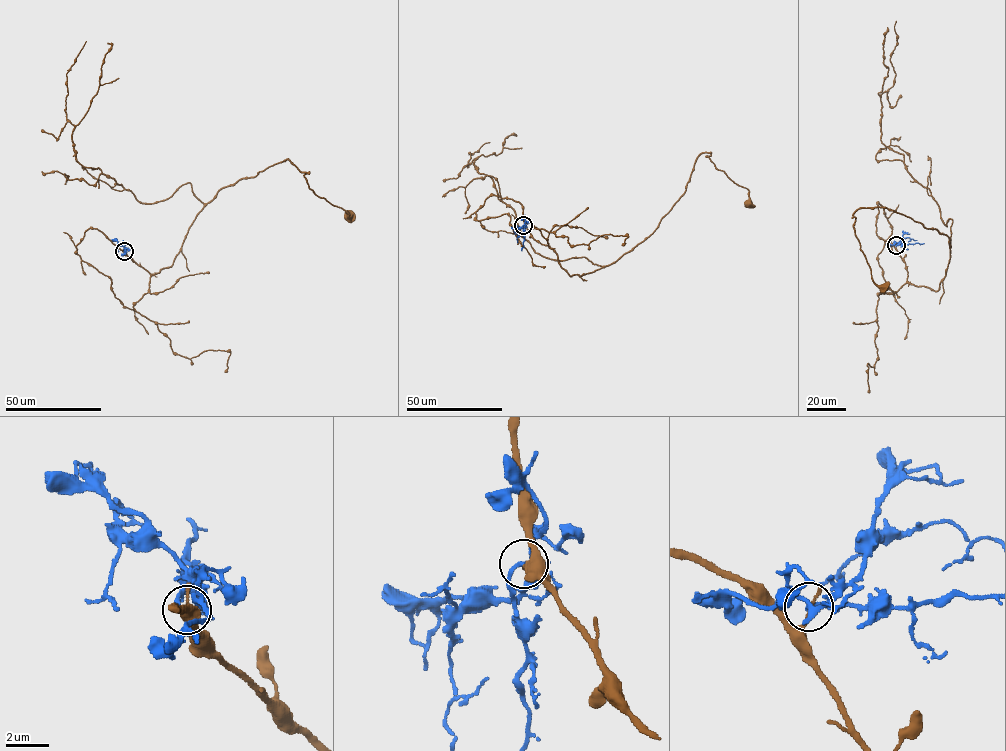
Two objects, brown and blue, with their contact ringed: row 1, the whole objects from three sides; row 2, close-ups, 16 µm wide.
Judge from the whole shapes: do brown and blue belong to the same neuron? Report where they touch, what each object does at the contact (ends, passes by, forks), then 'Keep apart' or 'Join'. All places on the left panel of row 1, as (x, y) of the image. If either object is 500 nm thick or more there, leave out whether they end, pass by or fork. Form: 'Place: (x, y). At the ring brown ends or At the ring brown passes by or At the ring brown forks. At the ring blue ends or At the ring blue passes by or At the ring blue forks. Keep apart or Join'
Place: (124, 251). At the ring brown ends. At the ring blue forks. Keep apart

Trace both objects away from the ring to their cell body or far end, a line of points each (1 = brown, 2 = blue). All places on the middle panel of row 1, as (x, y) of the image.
1: (524, 225), (569, 275), (581, 276), (648, 237), (684, 192), (703, 153), (747, 188), (749, 203)
2: (524, 225), (521, 250)

